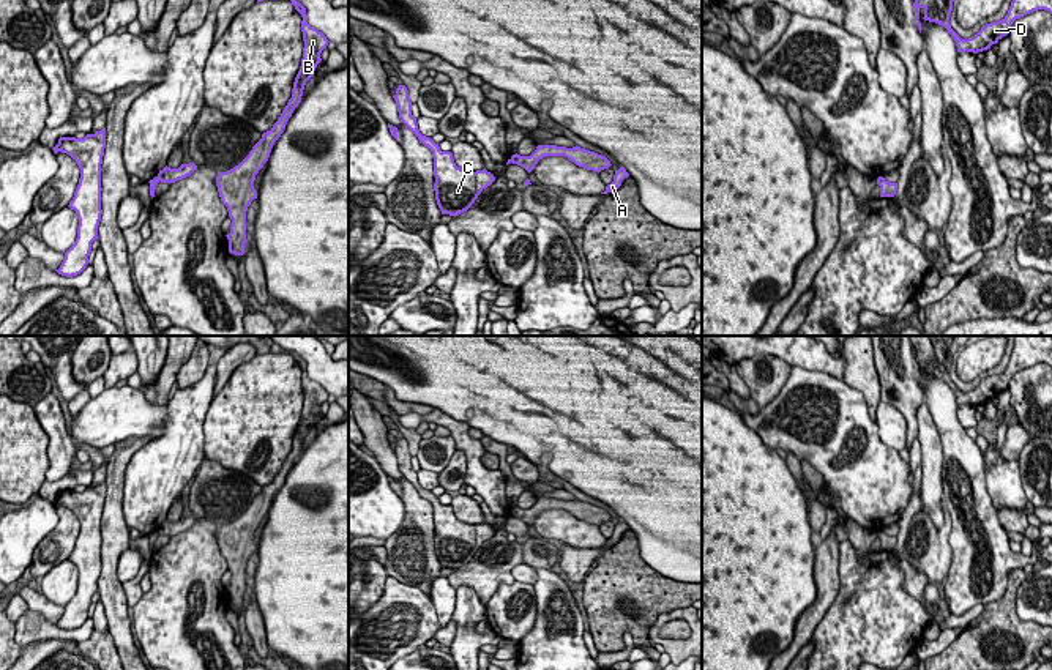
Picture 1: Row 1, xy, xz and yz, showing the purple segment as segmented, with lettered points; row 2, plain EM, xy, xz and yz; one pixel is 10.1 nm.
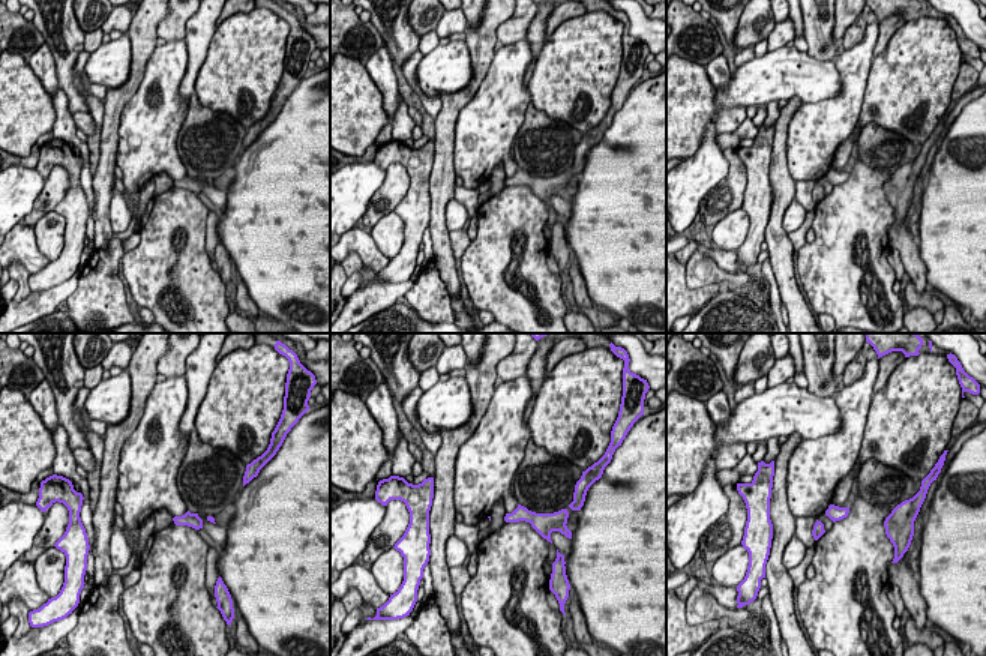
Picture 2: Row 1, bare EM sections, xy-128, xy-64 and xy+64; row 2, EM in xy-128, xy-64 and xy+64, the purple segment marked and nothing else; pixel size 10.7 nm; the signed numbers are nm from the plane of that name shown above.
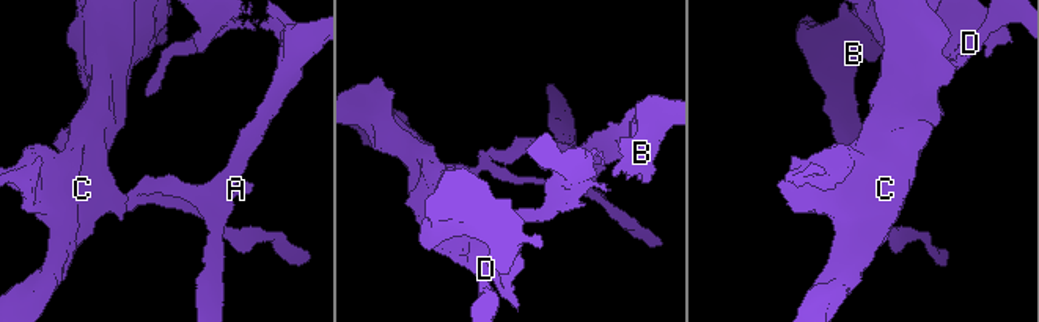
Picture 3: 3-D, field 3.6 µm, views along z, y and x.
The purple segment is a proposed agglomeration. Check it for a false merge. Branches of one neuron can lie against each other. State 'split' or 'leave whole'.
split

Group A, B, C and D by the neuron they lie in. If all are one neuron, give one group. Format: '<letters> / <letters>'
A C D / B

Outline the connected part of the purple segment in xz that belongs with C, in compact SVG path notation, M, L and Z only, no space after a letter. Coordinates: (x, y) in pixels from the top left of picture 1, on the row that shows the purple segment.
M399 85L393 98L401 121L418 137L420 143L432 151L435 177L434 191L442 214L456 218L467 211L481 191L495 181L495 177L486 169L472 172L457 167L451 151L442 151L438 143L420 132L416 118L412 115L412 101L405 85Z

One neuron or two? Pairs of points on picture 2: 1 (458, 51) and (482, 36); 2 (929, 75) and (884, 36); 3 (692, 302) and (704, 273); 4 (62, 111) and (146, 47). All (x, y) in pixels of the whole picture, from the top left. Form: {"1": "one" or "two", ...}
{"1": "two", "2": "two", "3": "two", "4": "two"}

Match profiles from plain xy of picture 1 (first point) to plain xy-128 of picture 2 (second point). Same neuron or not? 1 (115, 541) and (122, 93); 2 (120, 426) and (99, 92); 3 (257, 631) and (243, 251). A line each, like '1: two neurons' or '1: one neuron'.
1: one neuron
2: two neurons
3: two neurons

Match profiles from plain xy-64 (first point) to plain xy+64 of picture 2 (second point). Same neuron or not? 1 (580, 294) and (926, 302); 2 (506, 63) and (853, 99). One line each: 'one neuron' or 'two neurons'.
1: two neurons
2: one neuron

